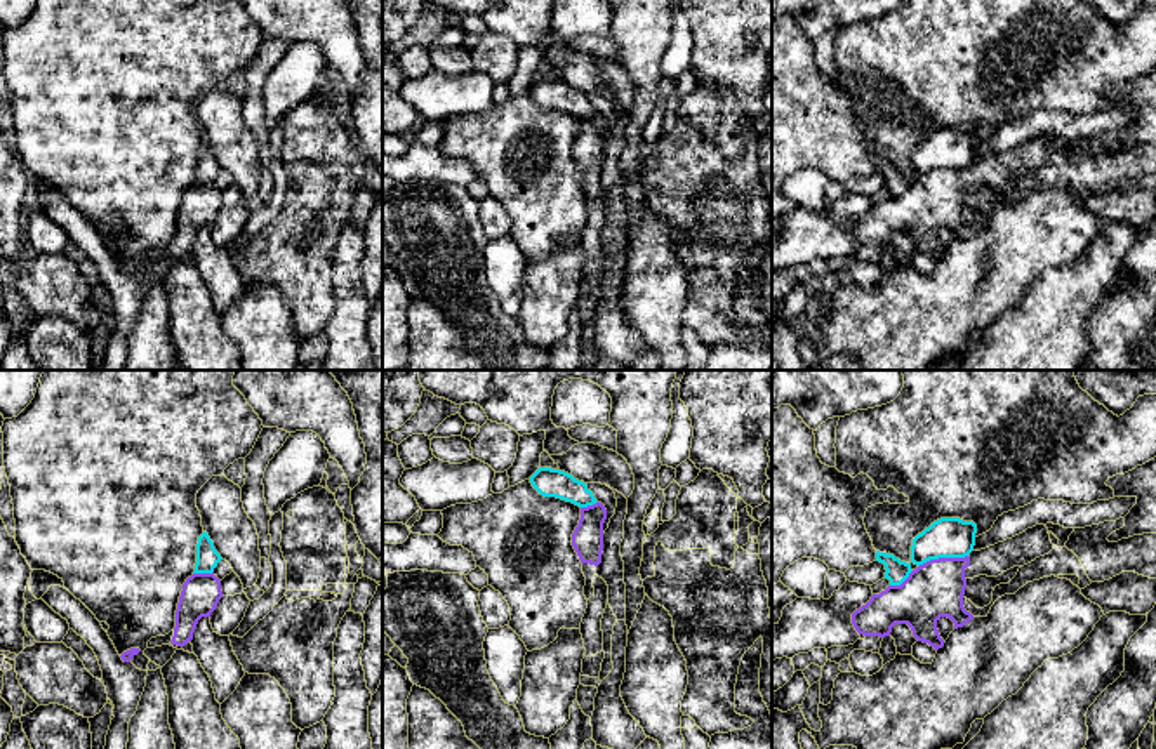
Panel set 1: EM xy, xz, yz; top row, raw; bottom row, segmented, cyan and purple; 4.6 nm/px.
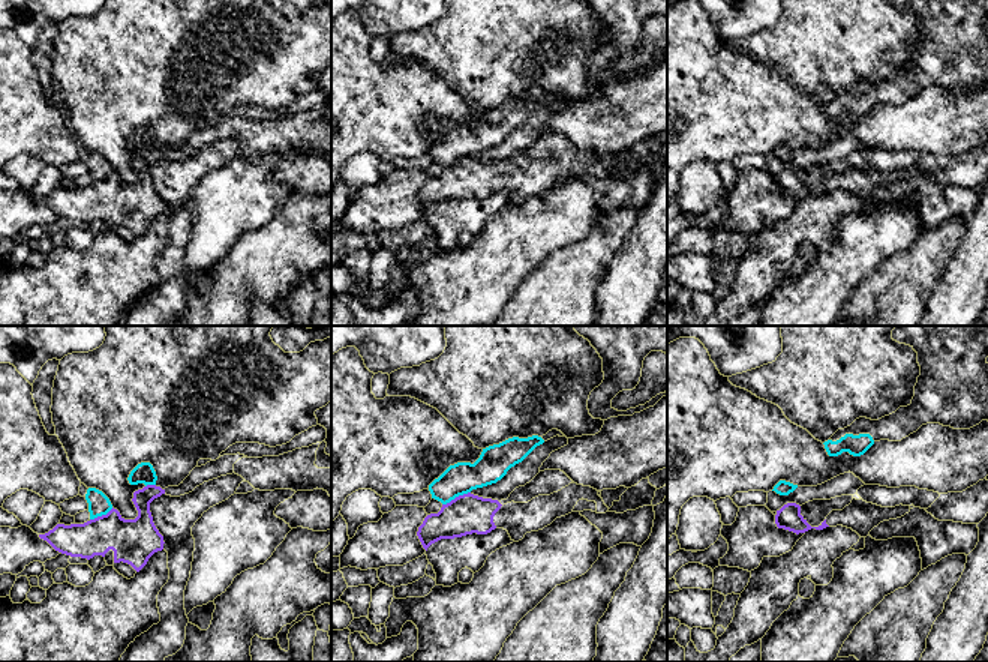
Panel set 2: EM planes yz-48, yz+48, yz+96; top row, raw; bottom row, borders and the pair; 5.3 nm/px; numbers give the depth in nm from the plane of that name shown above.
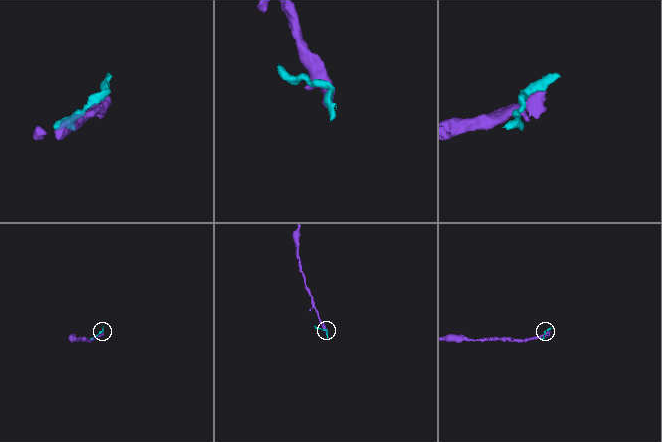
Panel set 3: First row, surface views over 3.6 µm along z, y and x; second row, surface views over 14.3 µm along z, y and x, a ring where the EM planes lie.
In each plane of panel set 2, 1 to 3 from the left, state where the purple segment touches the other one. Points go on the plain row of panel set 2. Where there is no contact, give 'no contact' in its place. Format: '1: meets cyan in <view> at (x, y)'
1: meets cyan in yz-48 at (101, 179)
2: meets cyan in yz+48 at (456, 159)
3: no contact

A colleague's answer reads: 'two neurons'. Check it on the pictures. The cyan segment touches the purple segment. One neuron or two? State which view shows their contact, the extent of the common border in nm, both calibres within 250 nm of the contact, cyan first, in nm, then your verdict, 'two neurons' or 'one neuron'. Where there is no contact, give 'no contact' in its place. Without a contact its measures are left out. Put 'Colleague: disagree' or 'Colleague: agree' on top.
Colleague: agree
yz | 240 nm | 190/260 nm | two neurons

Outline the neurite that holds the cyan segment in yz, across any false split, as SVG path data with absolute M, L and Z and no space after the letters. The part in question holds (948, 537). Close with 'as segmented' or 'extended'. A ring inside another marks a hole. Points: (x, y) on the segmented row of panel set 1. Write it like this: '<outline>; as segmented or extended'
M940 518L913 539L911 561L923 565L939 558L965 558L973 551L977 525L960 518Z; as segmented

